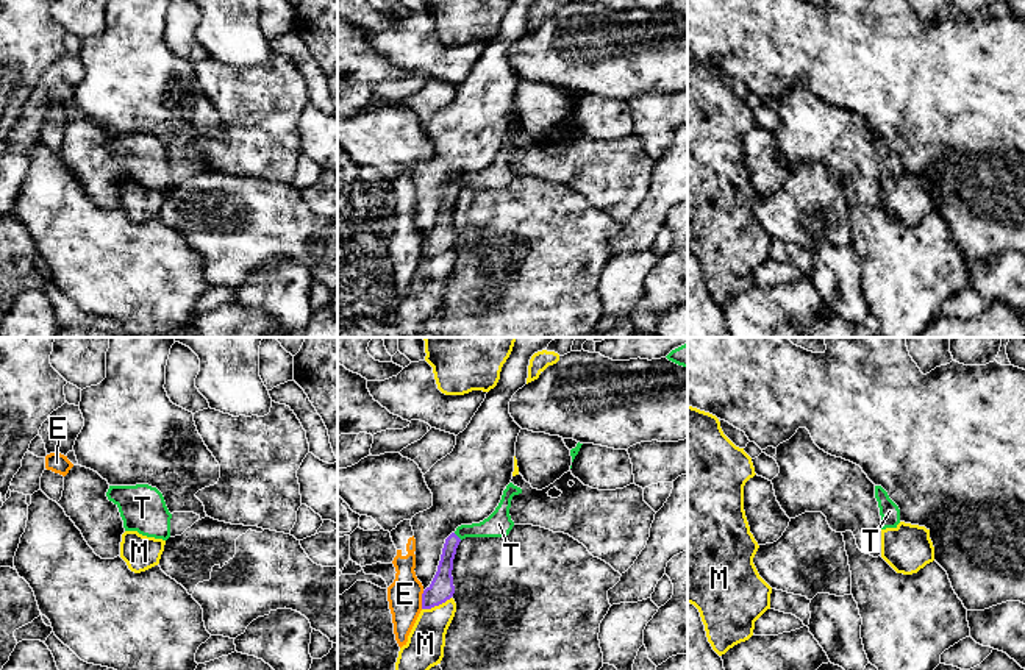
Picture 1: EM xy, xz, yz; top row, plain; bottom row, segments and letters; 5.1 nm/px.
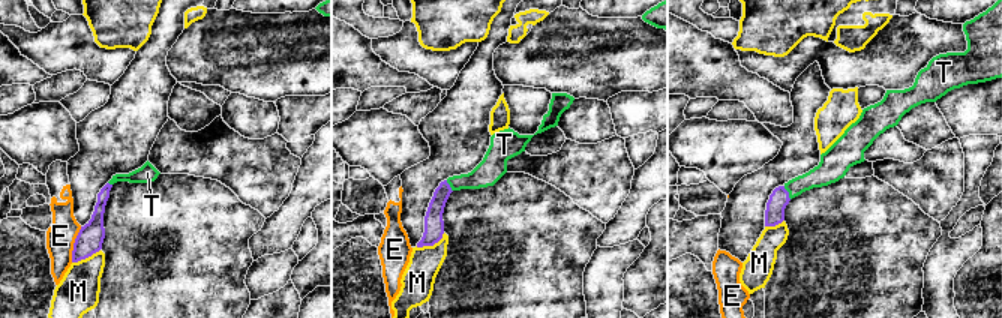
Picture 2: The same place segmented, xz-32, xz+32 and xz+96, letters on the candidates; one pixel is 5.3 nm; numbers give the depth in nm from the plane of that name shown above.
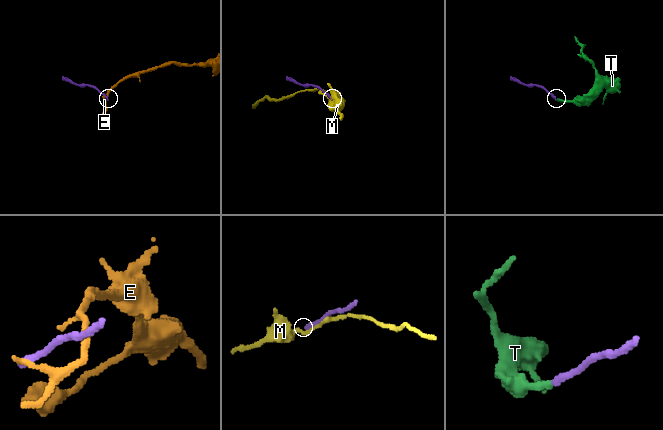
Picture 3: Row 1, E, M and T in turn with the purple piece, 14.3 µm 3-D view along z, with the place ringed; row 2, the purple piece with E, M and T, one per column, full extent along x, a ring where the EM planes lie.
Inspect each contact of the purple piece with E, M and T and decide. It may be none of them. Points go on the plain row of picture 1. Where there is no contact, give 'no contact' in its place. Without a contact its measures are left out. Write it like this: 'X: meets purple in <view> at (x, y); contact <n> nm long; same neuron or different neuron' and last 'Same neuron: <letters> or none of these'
E: meets purple in xz at (422, 250); contact 100 nm long; different neuron
M: meets purple in xz at (436, 255); contact 170 nm long; different neuron
T: meets purple in xz at (457, 186); contact 60 nm long; same neuron
Same neuron: T

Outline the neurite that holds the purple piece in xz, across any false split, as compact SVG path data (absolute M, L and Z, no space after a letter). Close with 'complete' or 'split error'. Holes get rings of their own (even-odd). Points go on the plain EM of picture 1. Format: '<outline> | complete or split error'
M509 133L503 141L502 150L495 161L480 173L461 175L452 183L444 194L438 222L431 234L422 244L422 259L431 259L450 250L455 244L453 236L453 209L459 192L466 187L503 187L514 176L509 166L511 150L522 144L522 139Z | split error

